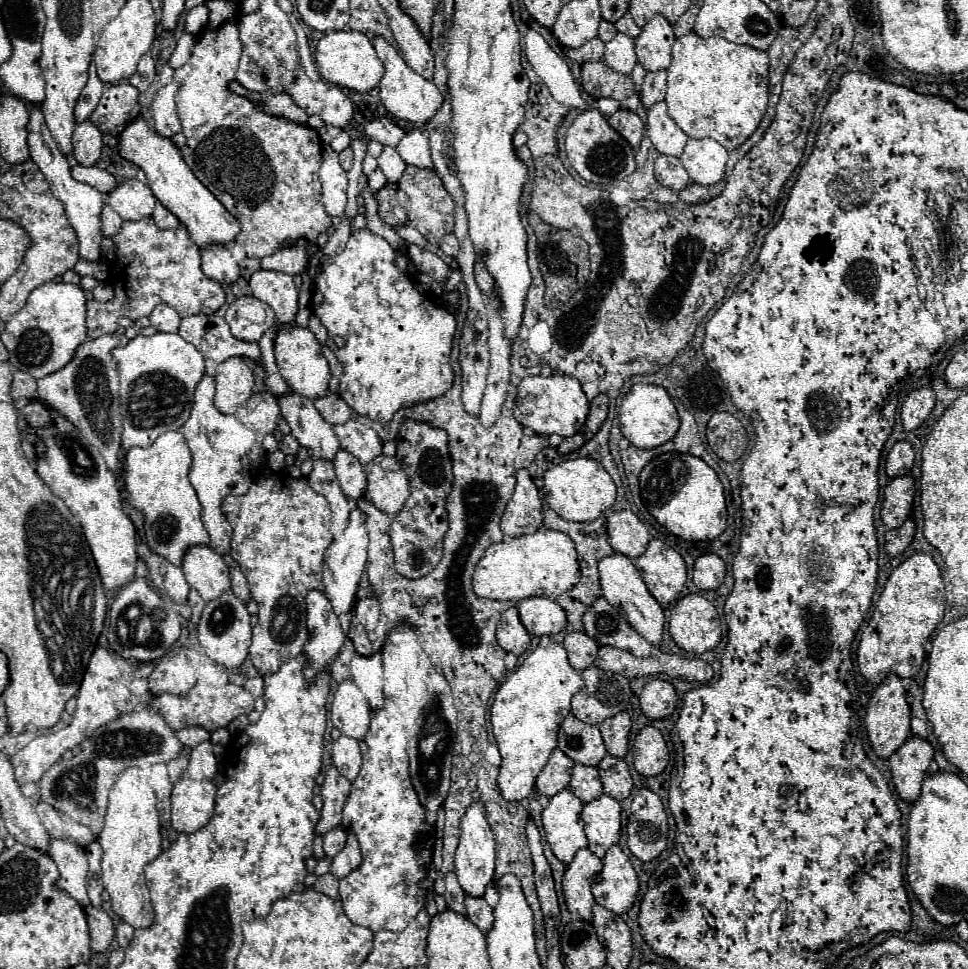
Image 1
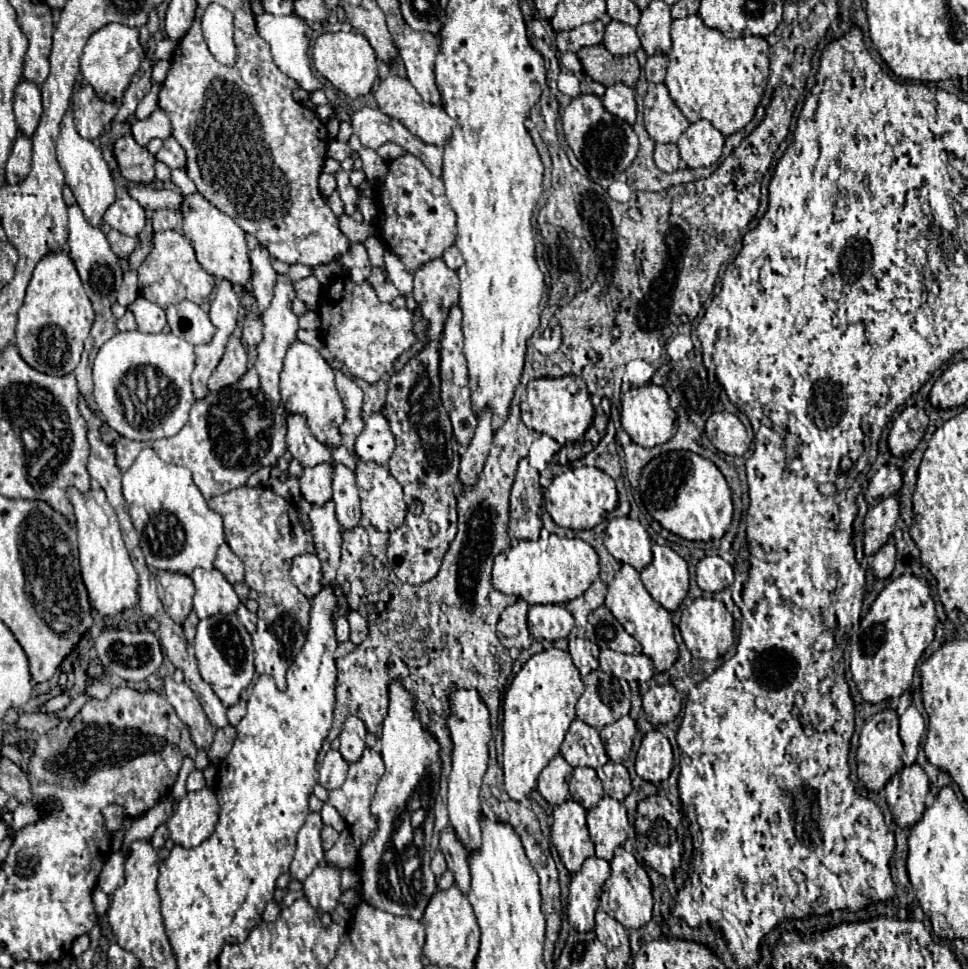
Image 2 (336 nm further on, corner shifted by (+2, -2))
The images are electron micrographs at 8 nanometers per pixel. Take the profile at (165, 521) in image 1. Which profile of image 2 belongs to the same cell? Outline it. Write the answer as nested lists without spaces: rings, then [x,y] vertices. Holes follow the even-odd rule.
[[[144,448],[138,454],[136,462],[122,474],[122,488],[124,488],[124,500],[130,508],[130,518],[140,536],[140,548],[146,556],[148,566],[154,566],[156,570],[182,572],[186,576],[190,576],[196,566],[204,570],[214,568],[216,550],[220,544],[224,544],[222,516],[208,508],[198,486],[192,482],[192,472],[188,472],[188,468],[168,464],[160,460],[152,448]]]

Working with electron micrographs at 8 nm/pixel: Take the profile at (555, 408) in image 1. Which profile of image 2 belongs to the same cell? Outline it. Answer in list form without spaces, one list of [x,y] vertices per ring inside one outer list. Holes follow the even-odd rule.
[[[576,376],[530,380],[522,396],[520,412],[528,428],[540,434],[548,434],[560,446],[564,446],[566,442],[576,442],[588,430],[594,418],[594,408],[592,408],[586,384],[582,378],[576,378]]]

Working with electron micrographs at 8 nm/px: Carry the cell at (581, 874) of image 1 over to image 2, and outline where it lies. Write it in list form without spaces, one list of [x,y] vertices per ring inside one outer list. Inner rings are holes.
[[[588,858],[582,870],[572,876],[568,894],[568,922],[578,932],[590,932],[595,927],[595,913],[602,884],[610,876],[610,864],[602,858]]]

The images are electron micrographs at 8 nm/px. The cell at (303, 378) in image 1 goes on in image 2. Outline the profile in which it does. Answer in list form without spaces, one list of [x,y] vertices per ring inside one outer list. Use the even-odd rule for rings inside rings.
[[[296,340],[284,360],[284,370],[280,374],[280,394],[282,404],[288,412],[298,412],[308,418],[308,426],[312,434],[328,446],[340,446],[340,424],[344,422],[346,408],[342,406],[340,394],[336,392],[334,384],[334,370],[328,366],[328,362],[322,358],[320,350]]]

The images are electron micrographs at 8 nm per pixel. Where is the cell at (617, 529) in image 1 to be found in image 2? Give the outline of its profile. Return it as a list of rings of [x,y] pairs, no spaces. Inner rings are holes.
[[[628,516],[612,518],[608,522],[604,546],[618,562],[630,564],[636,570],[642,570],[652,562],[652,542],[646,528]]]

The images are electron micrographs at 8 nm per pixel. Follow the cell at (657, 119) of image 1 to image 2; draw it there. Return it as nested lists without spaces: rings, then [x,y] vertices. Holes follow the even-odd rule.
[[[664,84],[648,86],[648,94],[644,98],[644,126],[656,144],[676,144],[680,134],[690,126],[688,120],[684,118],[684,114],[678,110],[678,106],[668,96],[668,88]]]

